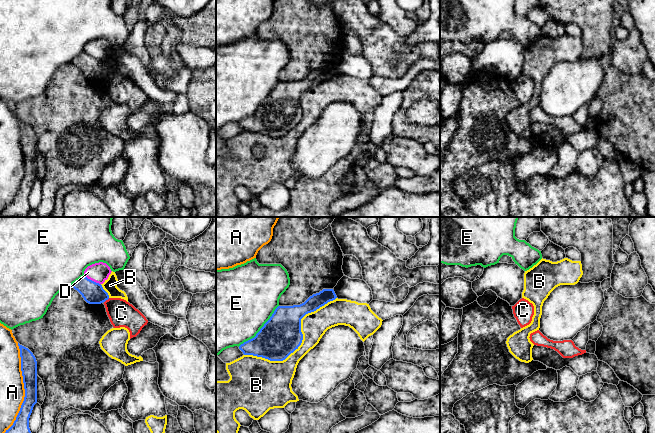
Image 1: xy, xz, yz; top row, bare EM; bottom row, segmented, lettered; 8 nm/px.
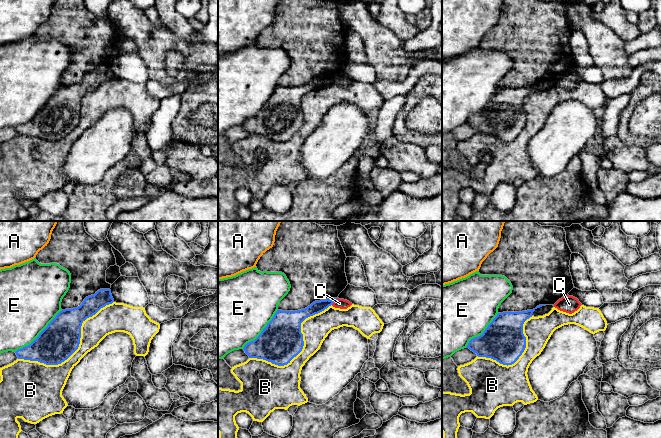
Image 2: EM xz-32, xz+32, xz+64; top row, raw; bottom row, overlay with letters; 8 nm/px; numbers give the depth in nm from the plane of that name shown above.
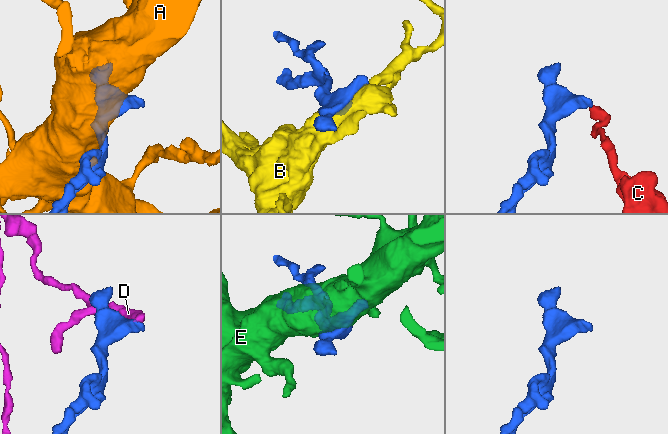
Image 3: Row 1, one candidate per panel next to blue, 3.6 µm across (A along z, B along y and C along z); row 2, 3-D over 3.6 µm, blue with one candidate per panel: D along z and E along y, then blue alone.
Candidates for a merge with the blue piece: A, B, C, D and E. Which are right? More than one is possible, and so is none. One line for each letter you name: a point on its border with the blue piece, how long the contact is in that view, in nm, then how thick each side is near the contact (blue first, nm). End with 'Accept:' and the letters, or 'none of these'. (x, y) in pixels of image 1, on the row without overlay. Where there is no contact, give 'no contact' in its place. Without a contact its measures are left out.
Accept: none of these

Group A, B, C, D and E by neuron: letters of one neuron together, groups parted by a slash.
A / B / C / D / E

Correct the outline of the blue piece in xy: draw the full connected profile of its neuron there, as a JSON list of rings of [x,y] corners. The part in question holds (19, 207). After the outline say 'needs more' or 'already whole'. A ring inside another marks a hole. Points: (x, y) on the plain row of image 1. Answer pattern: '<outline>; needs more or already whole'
[[[18,119],[25,165],[24,177],[13,201],[0,212],[0,217],[25,217],[31,210],[29,194],[37,179],[37,137],[33,129]]]; already whole

